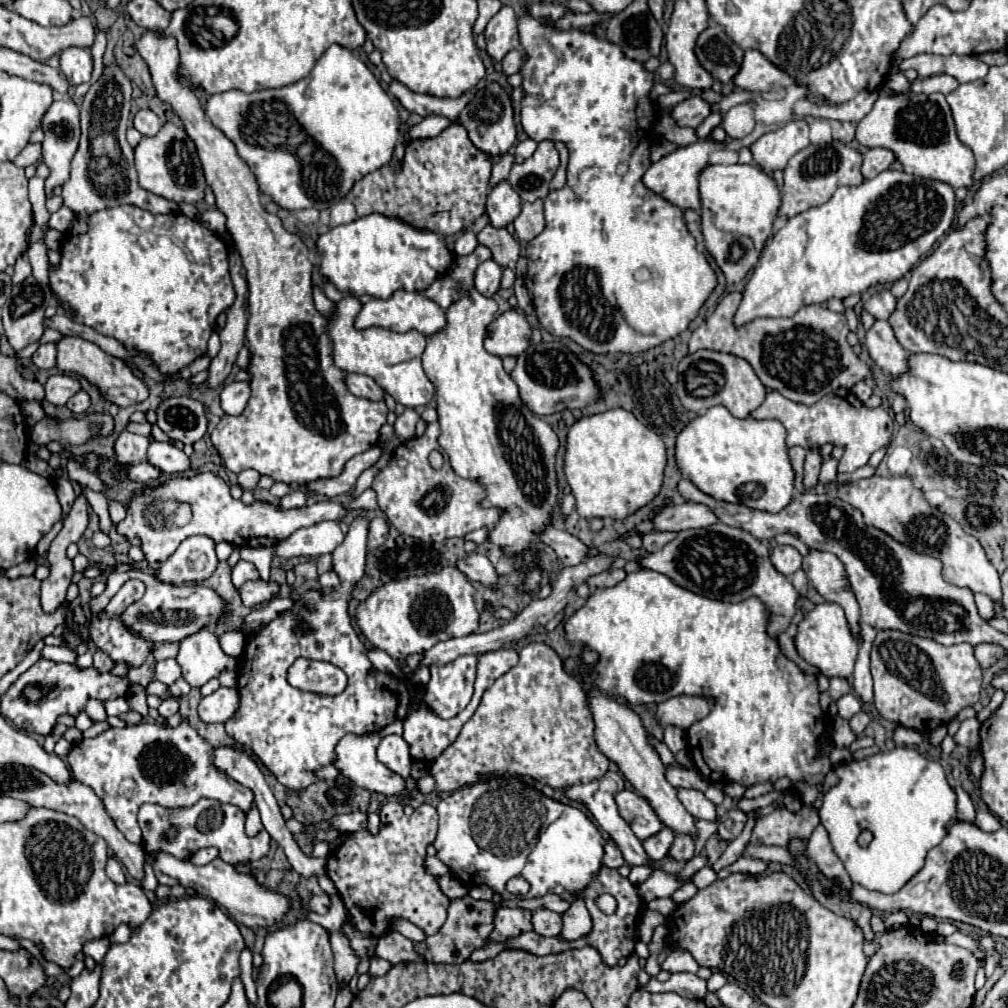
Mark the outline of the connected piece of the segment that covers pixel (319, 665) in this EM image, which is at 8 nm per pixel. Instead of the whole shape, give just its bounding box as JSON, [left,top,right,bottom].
[287,657,347,695]

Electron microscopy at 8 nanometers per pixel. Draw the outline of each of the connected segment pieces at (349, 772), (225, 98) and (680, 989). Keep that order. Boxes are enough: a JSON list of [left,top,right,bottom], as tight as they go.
[[333,733,409,797],[205,45,401,211],[645,973,707,999]]

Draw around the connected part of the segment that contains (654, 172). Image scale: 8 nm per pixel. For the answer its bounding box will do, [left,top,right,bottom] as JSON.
[643,139,723,209]

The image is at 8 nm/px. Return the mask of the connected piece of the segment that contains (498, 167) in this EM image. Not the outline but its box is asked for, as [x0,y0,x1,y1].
[491,151,513,187]

